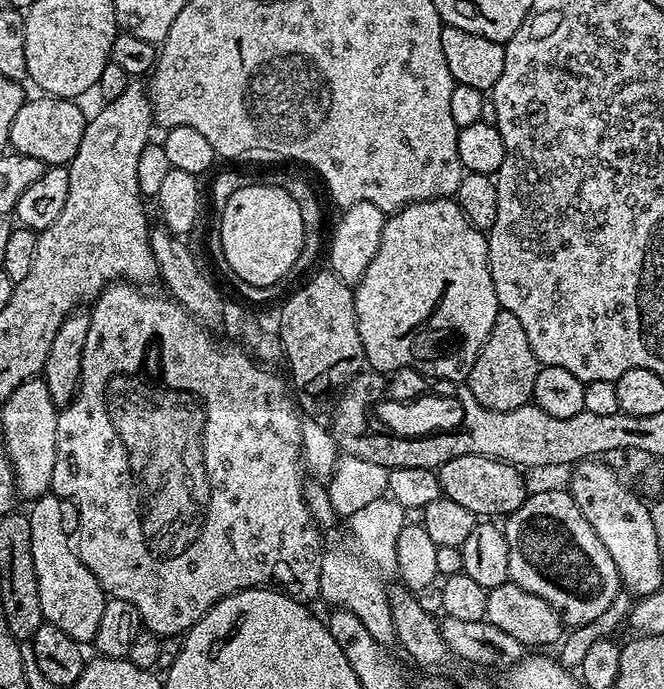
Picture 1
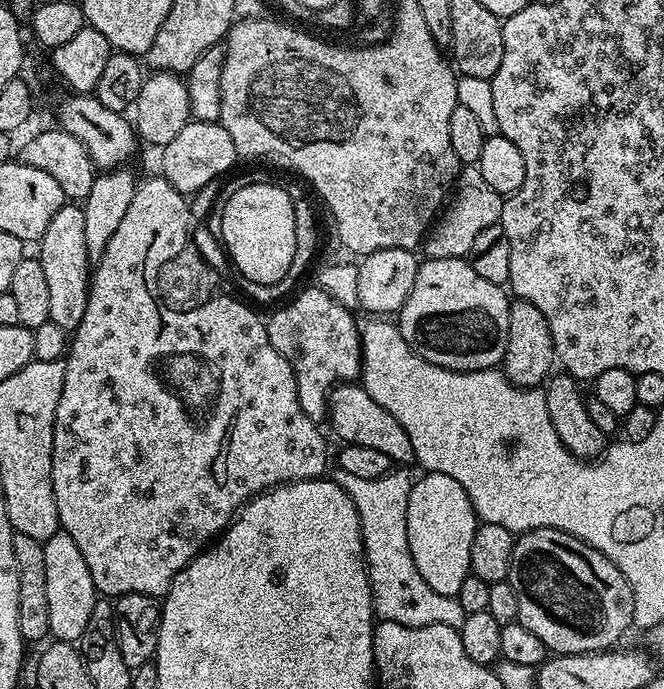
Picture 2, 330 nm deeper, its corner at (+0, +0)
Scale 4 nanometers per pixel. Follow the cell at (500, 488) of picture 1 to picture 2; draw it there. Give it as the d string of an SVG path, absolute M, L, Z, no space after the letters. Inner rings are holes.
M349 382L337 384L328 393L328 403L326 405L326 417L332 423L332 432L344 444L357 444L358 446L371 446L373 450L378 450L381 454L386 454L386 458L392 460L393 465L408 466L416 459L414 446L410 446L410 438L406 435L406 430L398 426L398 418L390 414L390 410L382 410L374 398L364 389L363 383Z

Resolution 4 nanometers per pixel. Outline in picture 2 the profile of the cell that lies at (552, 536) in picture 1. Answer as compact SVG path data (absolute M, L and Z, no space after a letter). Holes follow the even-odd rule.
M539 528L517 535L507 581L514 586L514 594L518 594L518 614L516 615L518 623L526 626L526 630L532 631L537 638L542 638L542 642L548 647L549 653L557 656L582 656L585 652L602 652L611 649L613 646L619 645L616 643L623 638L624 631L633 627L634 602L626 578L618 570L618 566L614 566L614 562L610 562L610 558L606 558L601 552L594 550L594 546L590 546L585 540L574 538L574 534L566 534L557 528Z

